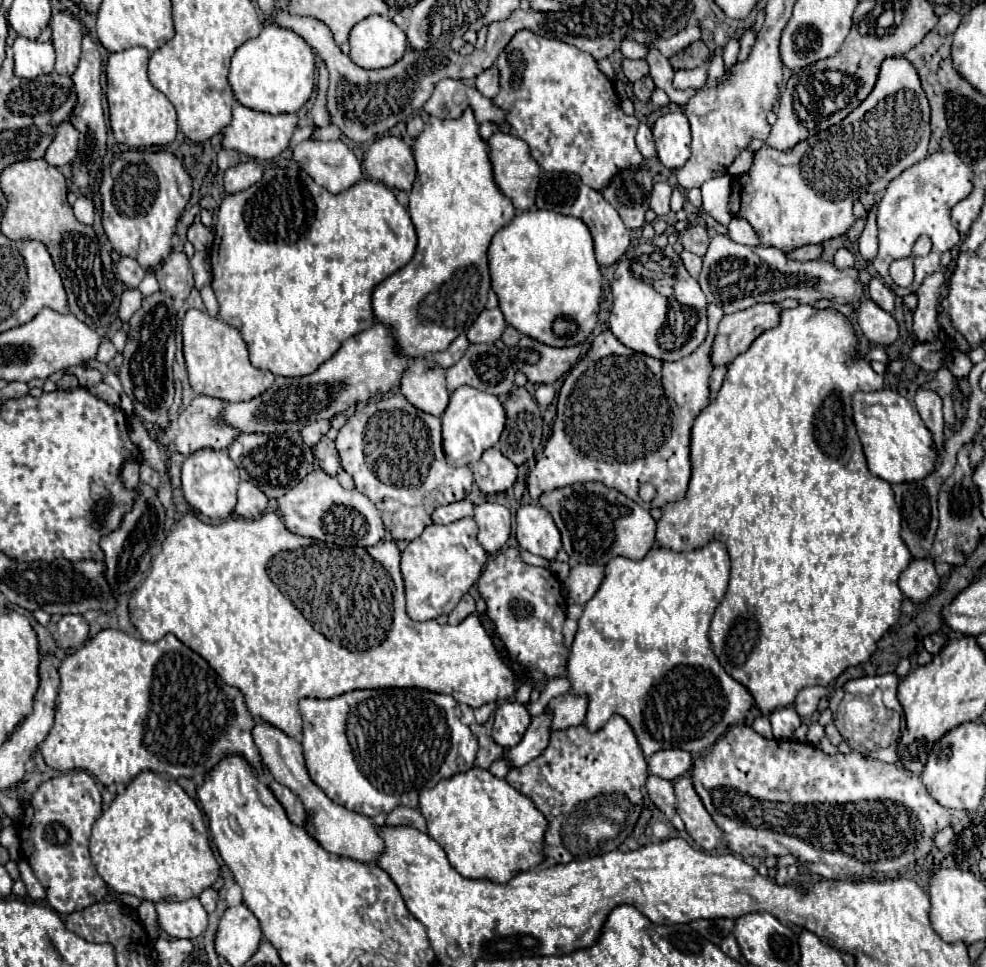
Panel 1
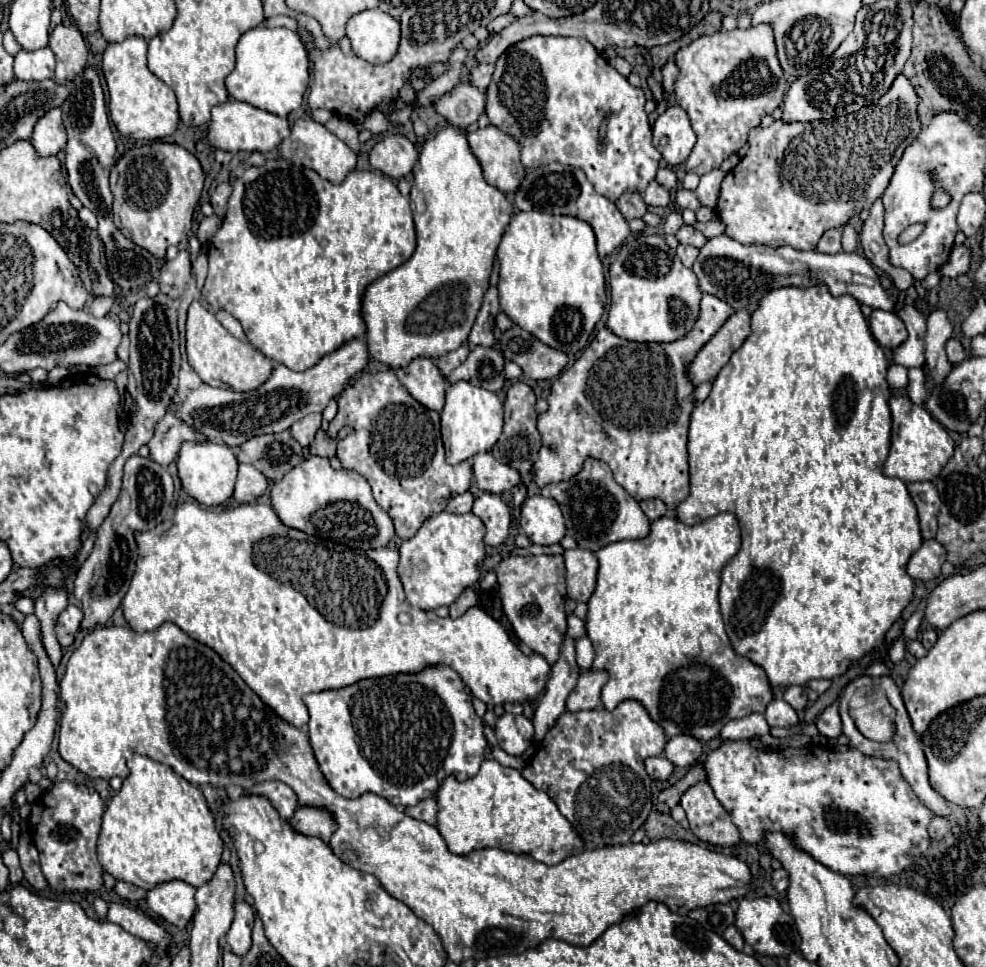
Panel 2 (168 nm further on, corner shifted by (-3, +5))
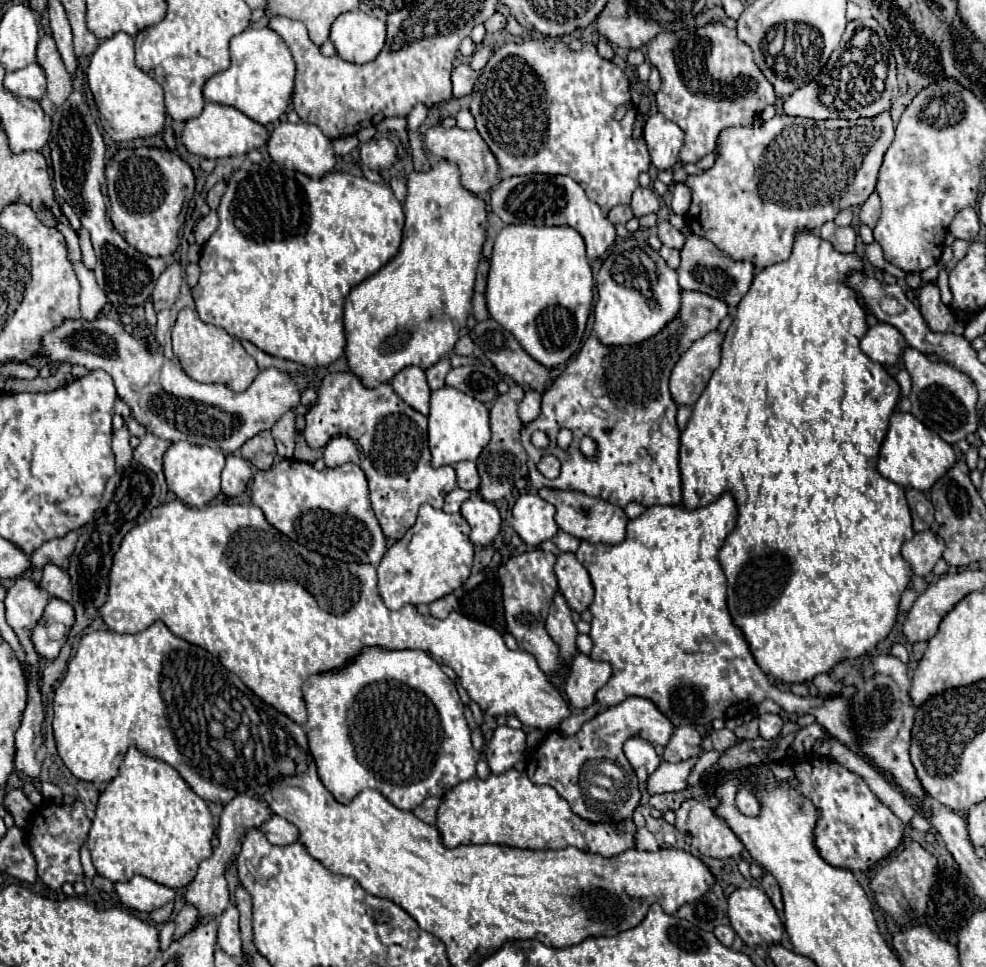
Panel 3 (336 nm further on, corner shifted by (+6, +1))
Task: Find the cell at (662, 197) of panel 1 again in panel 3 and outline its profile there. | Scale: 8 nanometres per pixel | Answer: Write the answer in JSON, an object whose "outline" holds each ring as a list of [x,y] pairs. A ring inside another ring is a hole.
{"outline":[[[637,188],[633,192],[631,208],[633,208],[633,214],[637,218],[641,218],[645,214],[651,214],[651,212],[657,212],[659,210],[659,202],[657,202],[655,192],[651,188]]]}

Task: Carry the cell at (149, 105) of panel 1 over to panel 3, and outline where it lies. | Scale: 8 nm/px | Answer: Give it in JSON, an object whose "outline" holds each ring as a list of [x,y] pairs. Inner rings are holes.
{"outline":[[[119,32],[103,40],[89,60],[87,82],[93,92],[99,120],[107,136],[115,142],[131,142],[137,138],[155,136],[165,124],[163,88],[135,66],[135,42],[129,34]]]}

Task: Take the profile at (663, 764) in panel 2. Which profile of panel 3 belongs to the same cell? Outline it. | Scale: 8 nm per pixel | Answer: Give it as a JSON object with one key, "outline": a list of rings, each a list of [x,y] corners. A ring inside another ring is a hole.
{"outline":[[[637,736],[629,738],[625,742],[623,750],[625,750],[625,756],[635,770],[643,766],[643,768],[647,768],[647,774],[653,774],[653,770],[657,770],[657,766],[661,764],[661,758],[657,756],[655,748]]]}

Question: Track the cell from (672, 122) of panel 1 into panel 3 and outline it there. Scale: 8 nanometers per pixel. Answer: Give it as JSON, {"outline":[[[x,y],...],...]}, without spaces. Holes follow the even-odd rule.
{"outline":[[[661,112],[649,116],[643,128],[643,138],[649,148],[651,164],[657,170],[669,170],[675,166],[681,146],[685,144],[683,130]]]}

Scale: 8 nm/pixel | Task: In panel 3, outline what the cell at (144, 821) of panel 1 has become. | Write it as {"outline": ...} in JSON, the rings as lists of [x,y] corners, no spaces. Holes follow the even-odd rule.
{"outline":[[[131,746],[119,766],[119,774],[109,782],[109,786],[99,798],[93,826],[89,830],[89,838],[85,846],[91,852],[93,866],[97,868],[97,872],[109,878],[111,882],[129,882],[129,878],[139,874],[177,890],[177,888],[185,888],[195,878],[199,862],[209,858],[209,854],[213,852],[211,848],[213,832],[215,826],[207,802],[199,798],[185,784],[179,772],[173,770],[169,764],[145,756]]]}

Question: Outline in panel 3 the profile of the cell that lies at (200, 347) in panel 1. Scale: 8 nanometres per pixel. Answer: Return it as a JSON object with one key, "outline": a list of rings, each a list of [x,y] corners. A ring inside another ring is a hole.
{"outline":[[[183,308],[173,326],[173,352],[179,358],[185,374],[203,384],[225,384],[233,392],[245,392],[259,374],[255,360],[243,350],[241,342],[229,336],[223,328],[201,322],[195,310]]]}

